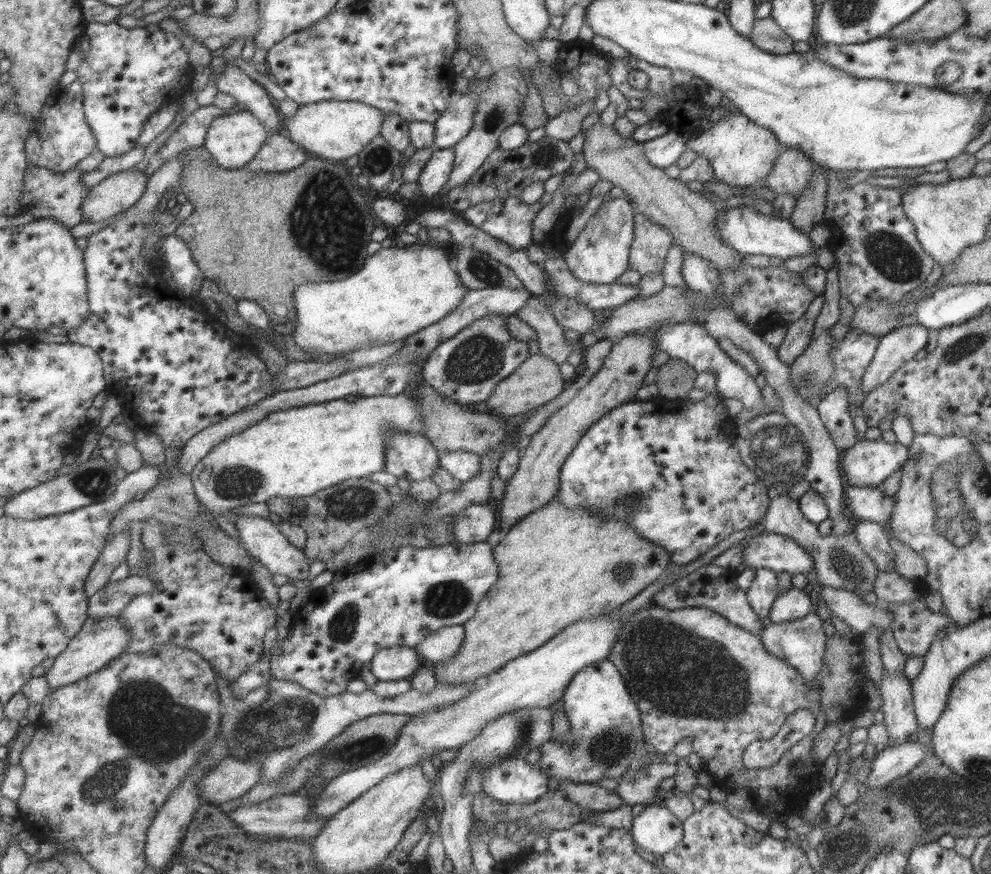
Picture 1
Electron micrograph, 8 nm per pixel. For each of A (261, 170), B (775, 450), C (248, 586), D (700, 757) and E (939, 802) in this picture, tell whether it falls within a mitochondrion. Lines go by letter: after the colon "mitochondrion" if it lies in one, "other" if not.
A: other
B: mitochondrion
C: other
D: other
E: mitochondrion

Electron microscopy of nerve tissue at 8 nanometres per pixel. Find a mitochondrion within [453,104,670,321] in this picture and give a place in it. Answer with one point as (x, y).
(480, 268)

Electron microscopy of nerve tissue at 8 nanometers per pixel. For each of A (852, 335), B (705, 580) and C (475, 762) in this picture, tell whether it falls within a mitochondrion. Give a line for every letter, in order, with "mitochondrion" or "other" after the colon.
A: other
B: other
C: mitochondrion

